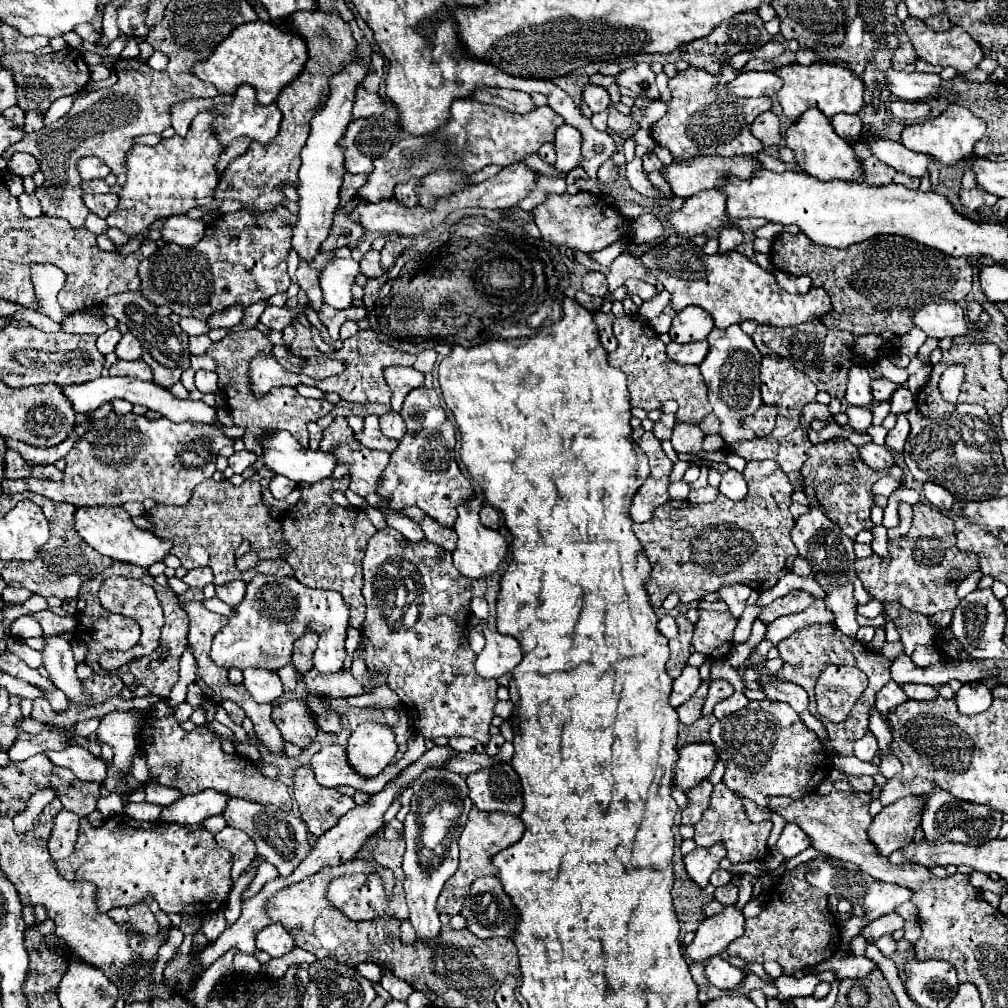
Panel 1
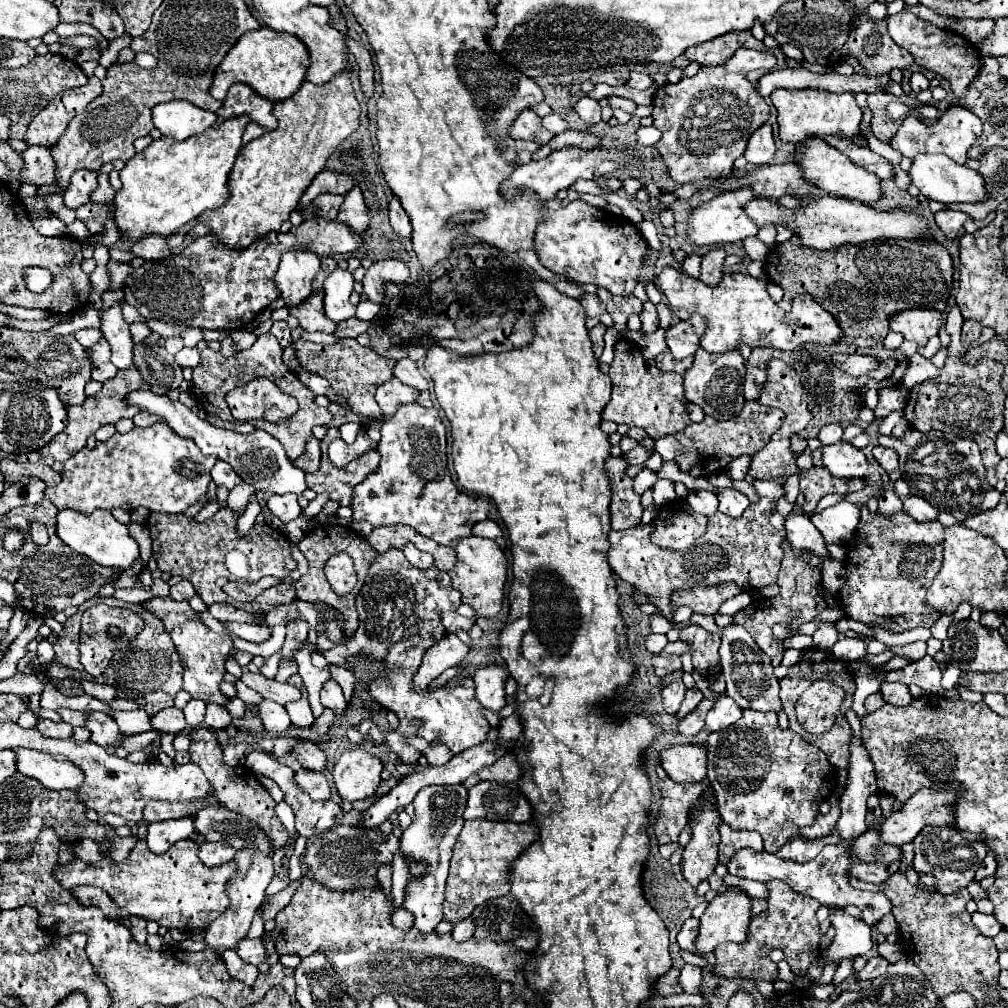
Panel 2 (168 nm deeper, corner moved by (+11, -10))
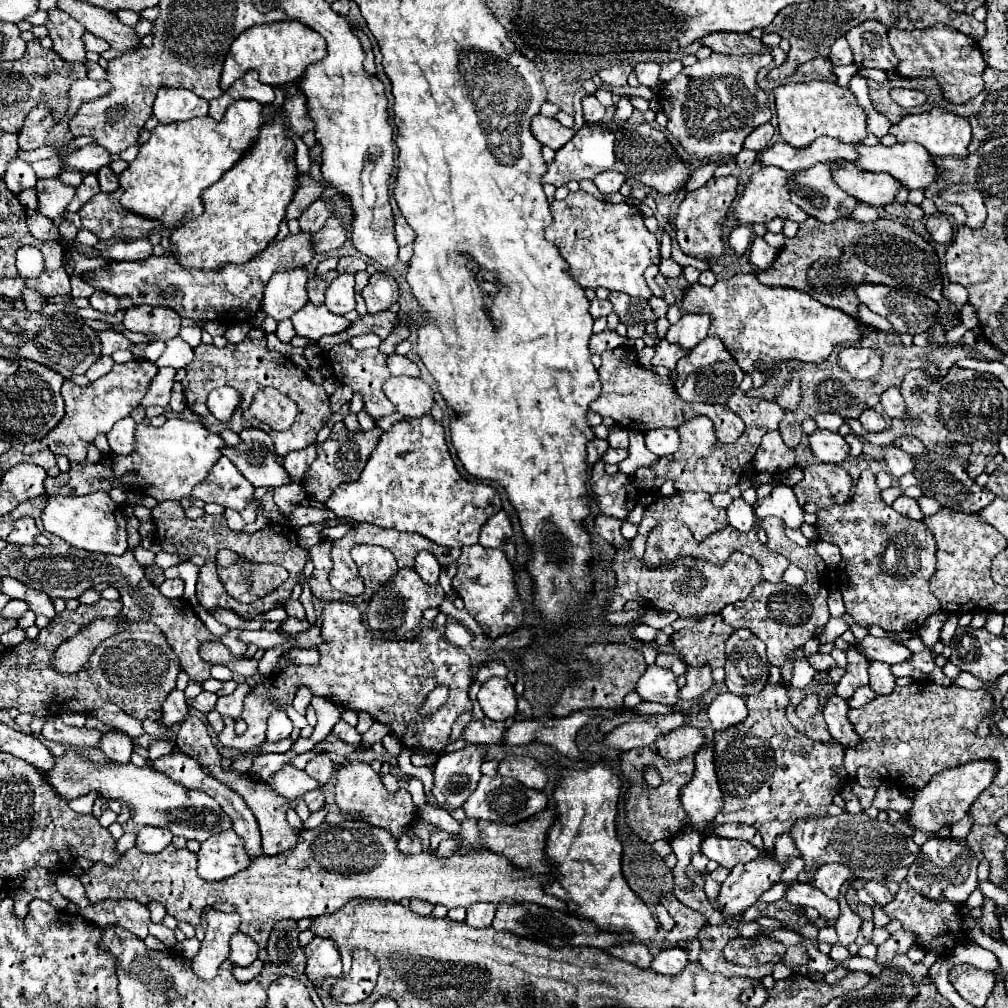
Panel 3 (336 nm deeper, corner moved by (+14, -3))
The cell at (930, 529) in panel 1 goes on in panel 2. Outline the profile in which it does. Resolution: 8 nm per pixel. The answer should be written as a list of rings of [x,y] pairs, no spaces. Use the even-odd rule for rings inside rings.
[[[861,505],[857,531],[862,537],[860,542],[848,543],[847,583],[839,591],[845,615],[863,623],[879,623],[895,633],[913,627],[933,627],[940,613],[927,607],[925,591],[941,569],[945,527],[939,521],[919,523],[905,511],[885,519]],[[923,607],[927,607],[927,611],[924,612]],[[887,619],[891,619],[895,627],[887,627]]]

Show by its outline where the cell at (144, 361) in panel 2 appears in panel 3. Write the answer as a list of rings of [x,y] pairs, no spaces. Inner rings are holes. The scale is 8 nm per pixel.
[[[160,368],[158,374],[154,376],[154,380],[150,382],[150,388],[142,400],[142,406],[162,406],[166,408],[170,402],[170,394],[172,394],[172,384],[174,384],[174,370],[168,368]]]

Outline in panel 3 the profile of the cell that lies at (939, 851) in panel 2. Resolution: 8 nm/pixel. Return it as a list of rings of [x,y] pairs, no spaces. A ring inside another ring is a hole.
[[[930,838],[922,846],[920,858],[916,858],[916,862],[910,866],[906,882],[928,900],[964,904],[978,886],[976,866],[978,866],[976,854],[966,844],[944,842],[944,838]]]

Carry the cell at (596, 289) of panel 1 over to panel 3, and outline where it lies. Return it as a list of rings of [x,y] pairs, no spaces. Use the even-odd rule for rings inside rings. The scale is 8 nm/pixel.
[[[594,298],[590,302],[590,314],[592,314],[592,318],[606,318],[610,312],[612,312],[610,300],[598,300],[598,298]]]

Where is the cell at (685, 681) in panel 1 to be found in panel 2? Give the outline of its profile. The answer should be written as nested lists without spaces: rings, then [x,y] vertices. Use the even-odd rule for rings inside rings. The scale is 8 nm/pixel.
[[[673,681],[673,683],[665,685],[663,691],[661,691],[661,697],[663,697],[665,711],[675,715],[679,711],[679,707],[681,707],[683,699],[685,699],[685,685],[683,685],[683,681]]]

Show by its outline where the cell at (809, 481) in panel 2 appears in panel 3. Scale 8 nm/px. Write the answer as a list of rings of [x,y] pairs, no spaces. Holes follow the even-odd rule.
[[[812,464],[804,468],[804,480],[792,490],[804,512],[816,512],[830,504],[848,502],[852,476],[838,464]]]

